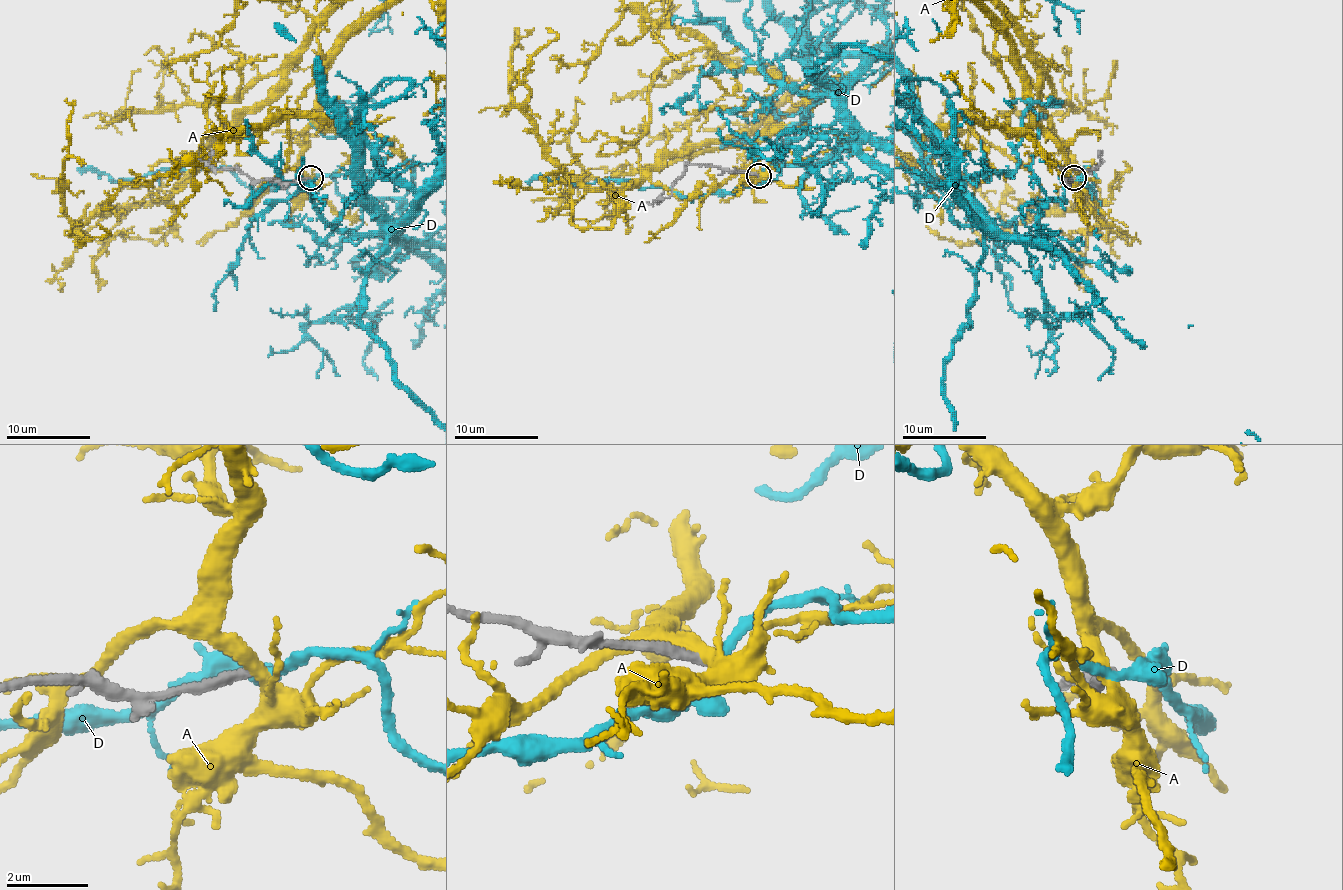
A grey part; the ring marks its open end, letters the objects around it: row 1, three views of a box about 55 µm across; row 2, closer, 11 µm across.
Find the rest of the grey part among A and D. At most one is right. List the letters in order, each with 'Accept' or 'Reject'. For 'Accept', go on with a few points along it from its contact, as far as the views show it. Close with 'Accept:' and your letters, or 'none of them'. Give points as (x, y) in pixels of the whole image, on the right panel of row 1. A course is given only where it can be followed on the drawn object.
A: Reject
D: Reject
Accept: none of them

